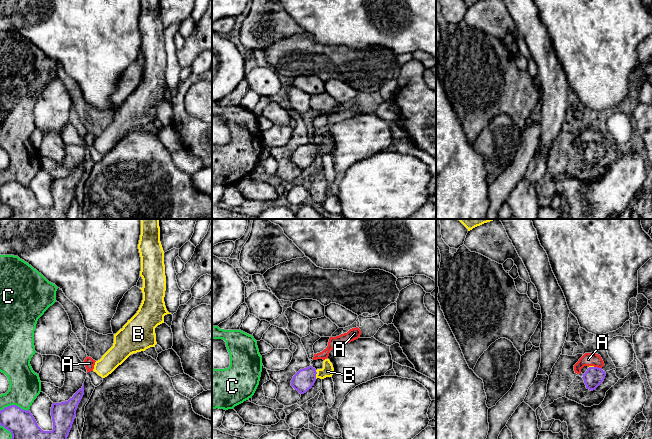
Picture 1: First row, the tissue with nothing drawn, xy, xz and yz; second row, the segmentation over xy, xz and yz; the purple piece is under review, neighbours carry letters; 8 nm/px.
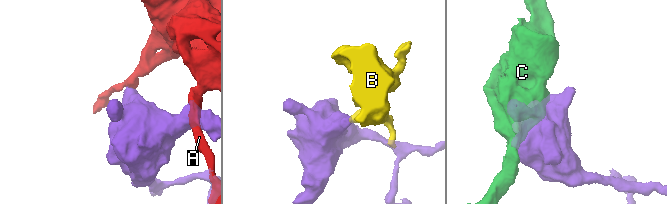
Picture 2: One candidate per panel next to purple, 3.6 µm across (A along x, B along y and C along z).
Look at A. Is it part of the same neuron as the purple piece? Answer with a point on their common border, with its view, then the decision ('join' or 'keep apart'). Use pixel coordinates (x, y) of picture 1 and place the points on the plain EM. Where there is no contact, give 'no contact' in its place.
contact yz (597, 143); keep apart

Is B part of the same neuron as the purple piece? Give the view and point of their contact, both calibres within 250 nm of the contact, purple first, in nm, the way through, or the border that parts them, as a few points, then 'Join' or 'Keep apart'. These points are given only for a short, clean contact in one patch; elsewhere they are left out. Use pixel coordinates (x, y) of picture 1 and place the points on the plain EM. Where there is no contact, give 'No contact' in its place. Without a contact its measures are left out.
Touches purple at xz (316, 149). Thickness 170 nm (purple) against 100 nm. Path across: xz (304, 155), (310, 150), (316, 149), (327, 147). Join

